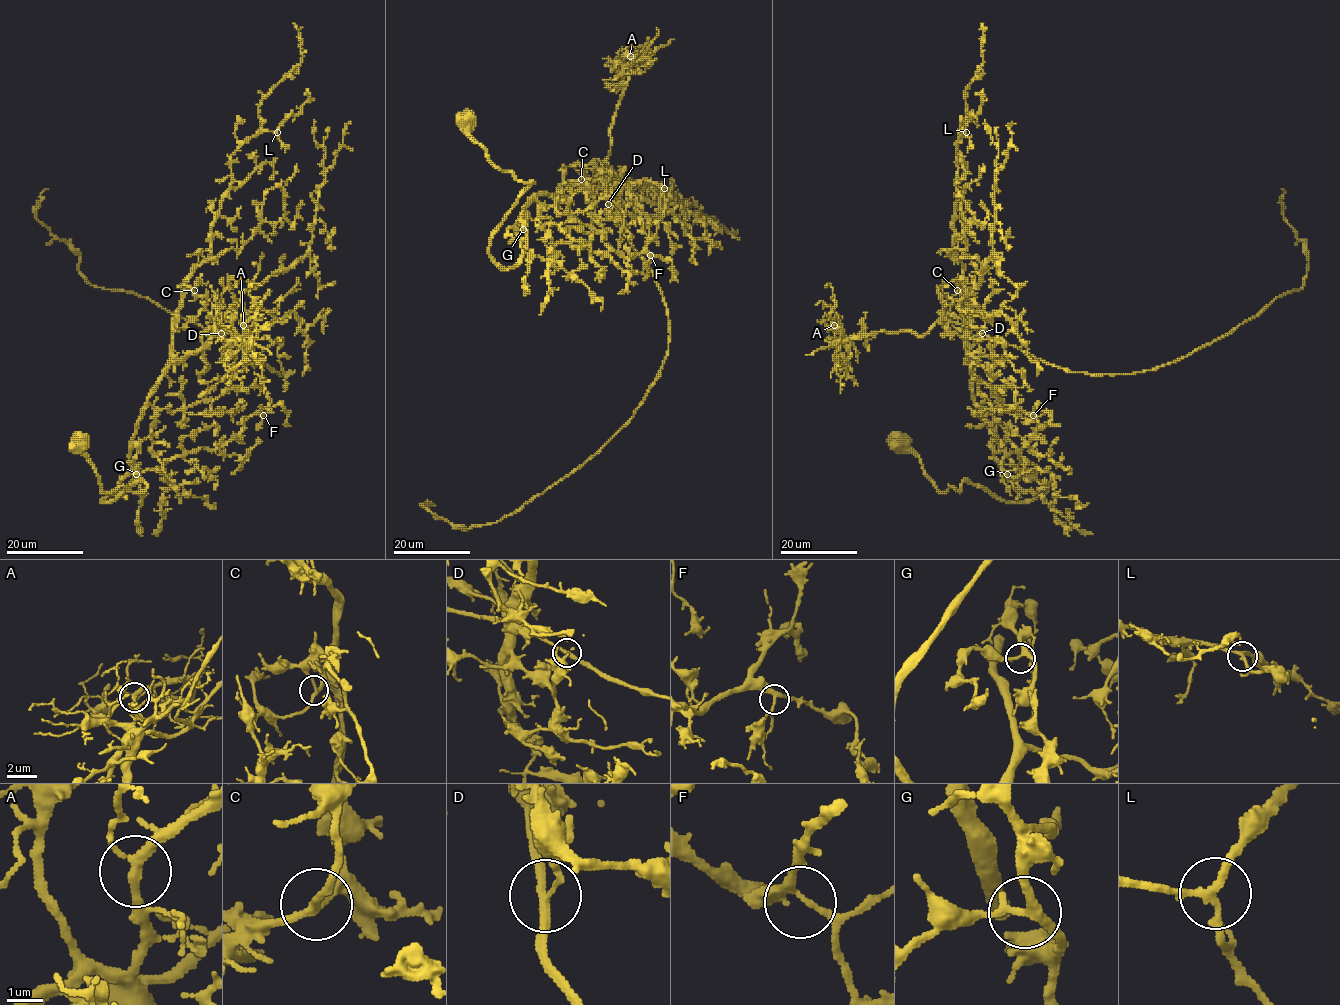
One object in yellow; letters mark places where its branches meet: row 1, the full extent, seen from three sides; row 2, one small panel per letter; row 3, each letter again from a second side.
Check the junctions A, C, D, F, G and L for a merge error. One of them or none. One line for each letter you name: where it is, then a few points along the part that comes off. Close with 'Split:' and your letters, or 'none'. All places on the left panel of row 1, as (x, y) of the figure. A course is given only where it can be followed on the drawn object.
D: (221, 333) | (221, 333), (283, 374), (145, 297), (92, 286), (80, 273), (79, 256), (37, 218), (36, 206), (48, 189)
Split: D

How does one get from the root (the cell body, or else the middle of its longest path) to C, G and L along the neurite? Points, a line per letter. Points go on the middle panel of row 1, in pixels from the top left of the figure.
C: (467, 121), (492, 164), (533, 183), (492, 234), (501, 266), (521, 256), (516, 223), (534, 198), (581, 179)
G: (467, 121), (492, 164), (533, 183), (492, 234), (501, 266), (520, 258), (516, 223), (537, 201), (523, 229)
L: (467, 121), (533, 183), (492, 234), (503, 267), (537, 195), (596, 175), (664, 188)

